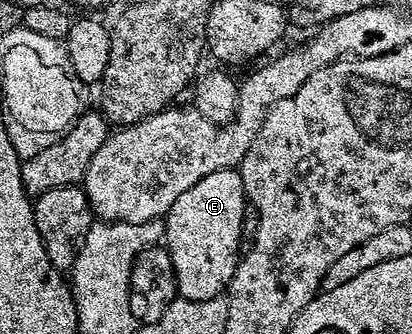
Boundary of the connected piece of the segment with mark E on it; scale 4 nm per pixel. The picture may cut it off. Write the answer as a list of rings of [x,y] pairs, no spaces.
[[[222,168],[213,174],[205,174],[197,186],[189,186],[165,217],[165,247],[173,262],[175,287],[178,295],[185,300],[208,300],[222,296],[227,291],[227,283],[233,278],[235,265],[240,263],[241,218],[243,217],[243,179],[238,168]]]

